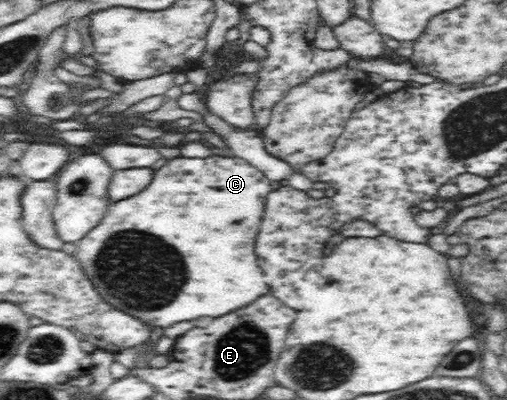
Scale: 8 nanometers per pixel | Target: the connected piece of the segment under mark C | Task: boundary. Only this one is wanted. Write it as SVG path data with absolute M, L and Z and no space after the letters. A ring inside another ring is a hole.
M221 154L209 158L180 156L166 164L153 174L145 190L123 202L112 202L99 226L75 243L75 256L99 296L117 311L135 316L135 320L139 318L150 331L201 316L217 318L249 306L267 294L255 256L255 238L265 210L265 198L272 191L270 180L245 160ZM131 242L137 242L137 250Z

